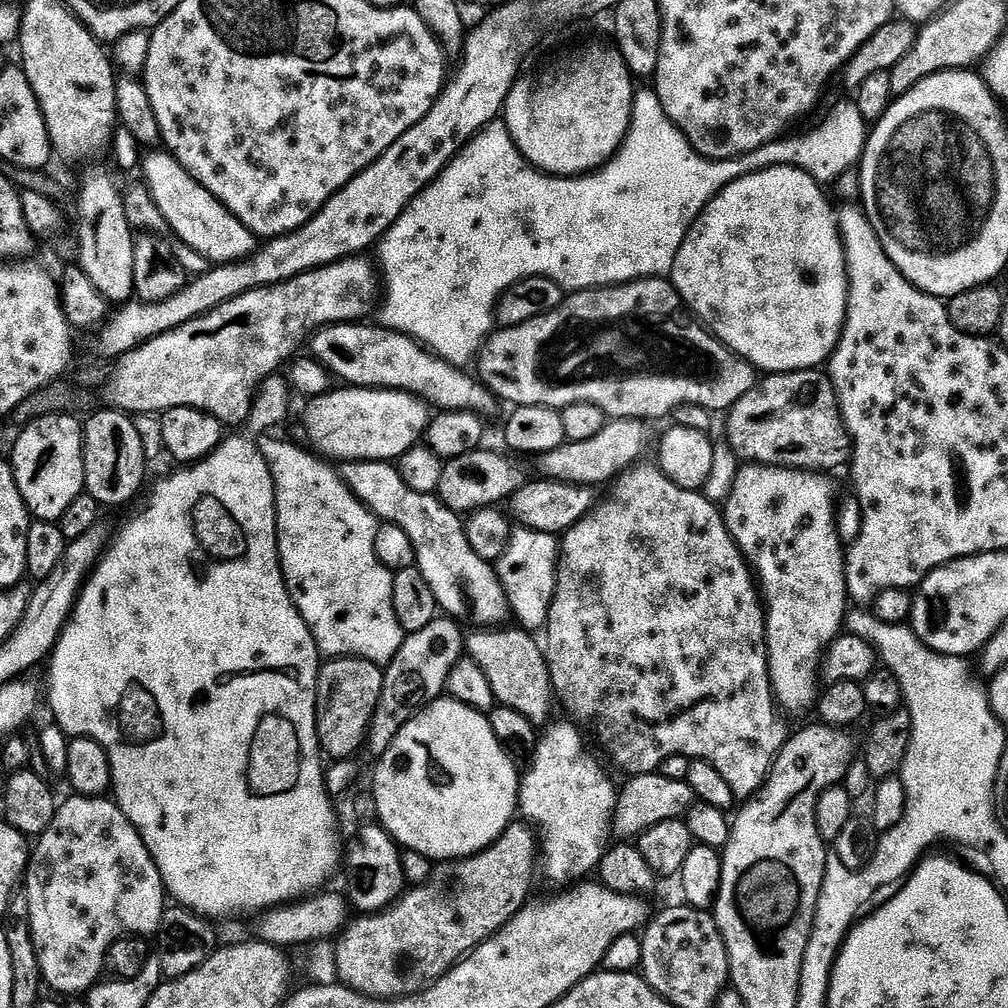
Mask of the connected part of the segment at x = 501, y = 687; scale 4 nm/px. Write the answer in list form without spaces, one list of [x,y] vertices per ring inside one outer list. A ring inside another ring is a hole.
[[[501,627],[499,630],[476,630],[466,640],[466,652],[471,660],[482,666],[486,678],[490,678],[490,686],[494,690],[497,701],[510,710],[518,711],[535,726],[549,723],[548,715],[552,712],[554,689],[552,676],[548,673],[546,652],[531,640],[527,631],[519,627]]]

